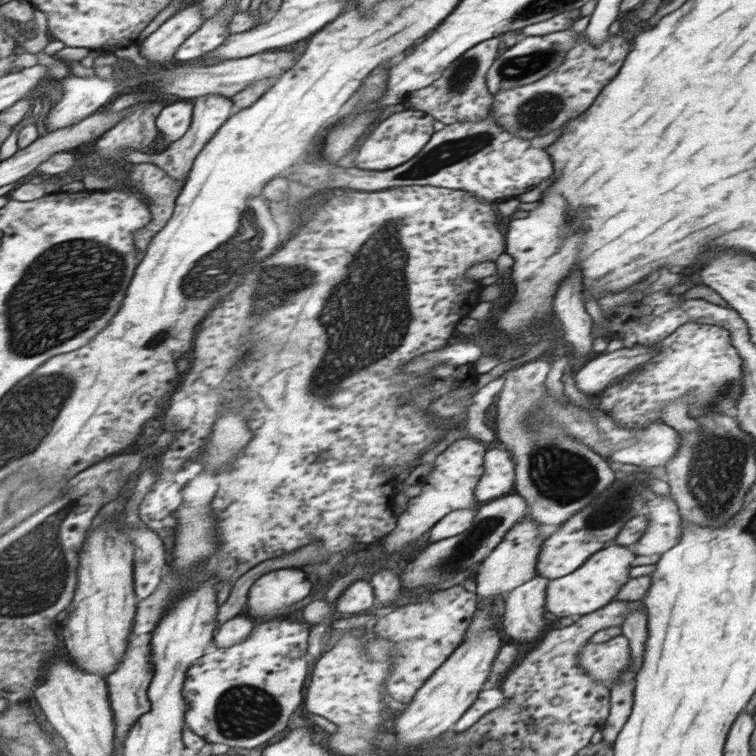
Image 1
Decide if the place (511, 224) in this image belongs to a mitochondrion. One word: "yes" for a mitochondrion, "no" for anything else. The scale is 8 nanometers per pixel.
no

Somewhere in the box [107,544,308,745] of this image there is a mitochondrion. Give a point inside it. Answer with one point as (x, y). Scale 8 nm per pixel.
(242, 712)

